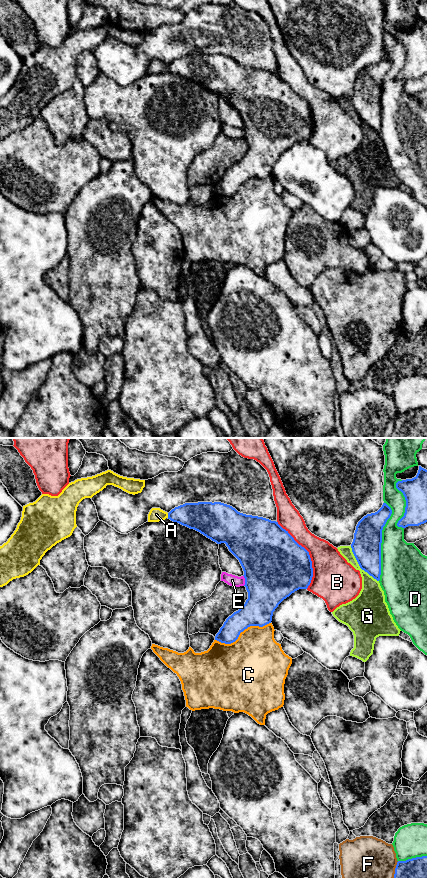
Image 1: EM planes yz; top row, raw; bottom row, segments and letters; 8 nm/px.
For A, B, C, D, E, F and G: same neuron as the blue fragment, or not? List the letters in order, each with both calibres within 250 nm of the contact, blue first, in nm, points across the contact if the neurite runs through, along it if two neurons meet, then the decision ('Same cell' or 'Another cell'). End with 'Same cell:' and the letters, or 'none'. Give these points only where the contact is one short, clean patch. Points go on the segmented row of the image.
A: Thickness 220 nm (blue) against 110 nm. Another cell
B: Thickness 460 nm (blue) against 320 nm. Another cell
C: Thickness 240 nm (blue) against 420 nm. Another cell
D: Thickness 240 nm (blue) against 360 nm. Another cell
E: Thickness 480 nm (blue) against 90 nm. Another cell
F: Thickness 160 nm (blue) against 340 nm. Another cell
G: Thickness 240 nm (blue) against 180 nm. Another cell
Same cell: none

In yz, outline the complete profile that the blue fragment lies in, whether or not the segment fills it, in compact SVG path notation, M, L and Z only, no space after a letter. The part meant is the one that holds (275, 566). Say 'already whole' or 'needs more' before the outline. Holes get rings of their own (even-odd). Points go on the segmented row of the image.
already whole | M221 502L185 503L172 509L168 519L200 532L217 544L225 543L243 568L248 599L216 634L215 640L221 643L235 642L250 626L263 627L271 623L278 605L295 591L307 589L311 583L313 568L309 552L276 521L240 513Z

